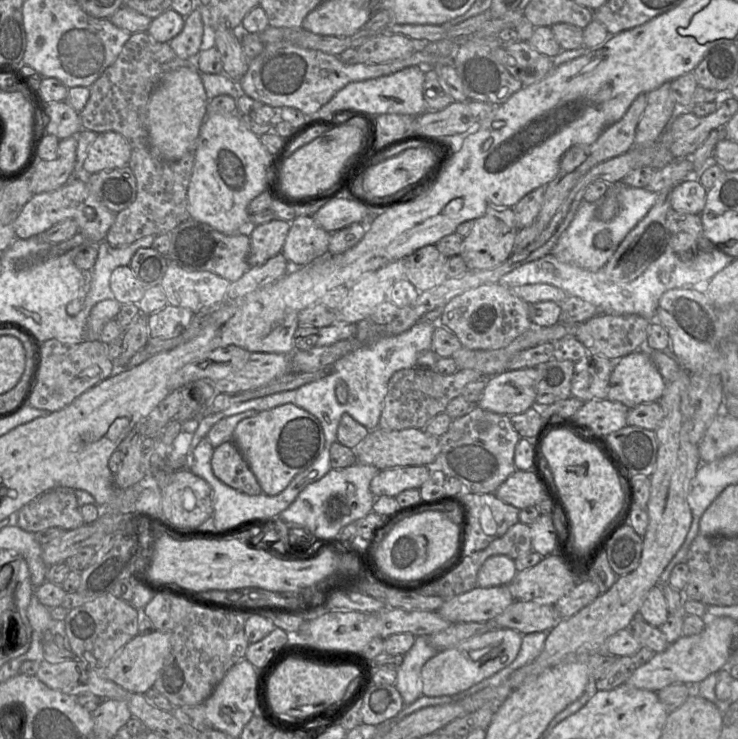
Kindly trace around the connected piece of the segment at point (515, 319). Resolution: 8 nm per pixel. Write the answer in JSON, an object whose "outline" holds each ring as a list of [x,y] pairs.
{"outline":[[[501,283],[481,285],[454,297],[443,308],[438,324],[457,336],[462,347],[471,350],[504,348],[533,327],[529,317],[530,304]]]}

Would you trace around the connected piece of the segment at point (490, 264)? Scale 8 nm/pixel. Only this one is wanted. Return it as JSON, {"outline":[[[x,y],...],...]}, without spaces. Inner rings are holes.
{"outline":[[[513,208],[489,209],[485,215],[474,220],[471,231],[463,238],[460,256],[469,270],[496,268],[512,255],[518,231]]]}

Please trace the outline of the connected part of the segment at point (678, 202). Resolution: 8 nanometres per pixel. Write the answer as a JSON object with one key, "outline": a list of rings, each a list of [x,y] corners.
{"outline":[[[684,180],[672,189],[671,207],[677,212],[700,215],[707,192],[698,180]]]}

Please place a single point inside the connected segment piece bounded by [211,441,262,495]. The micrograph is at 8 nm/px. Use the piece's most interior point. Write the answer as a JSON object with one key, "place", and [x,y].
{"place":[228,464]}

